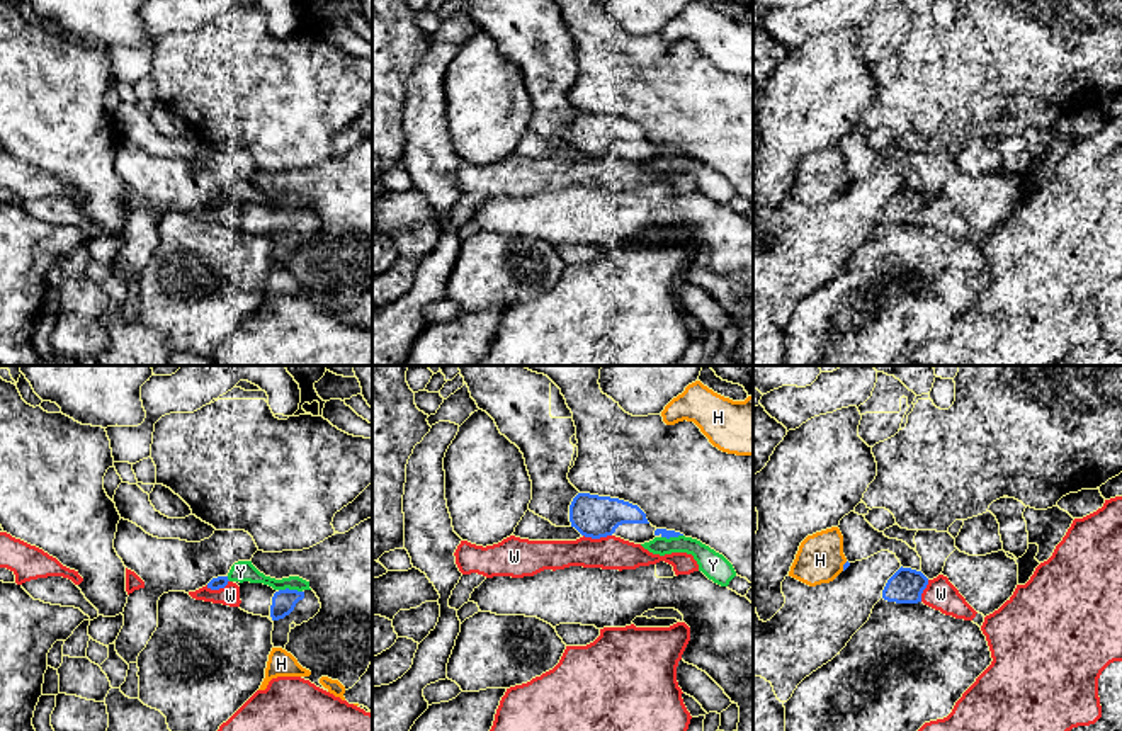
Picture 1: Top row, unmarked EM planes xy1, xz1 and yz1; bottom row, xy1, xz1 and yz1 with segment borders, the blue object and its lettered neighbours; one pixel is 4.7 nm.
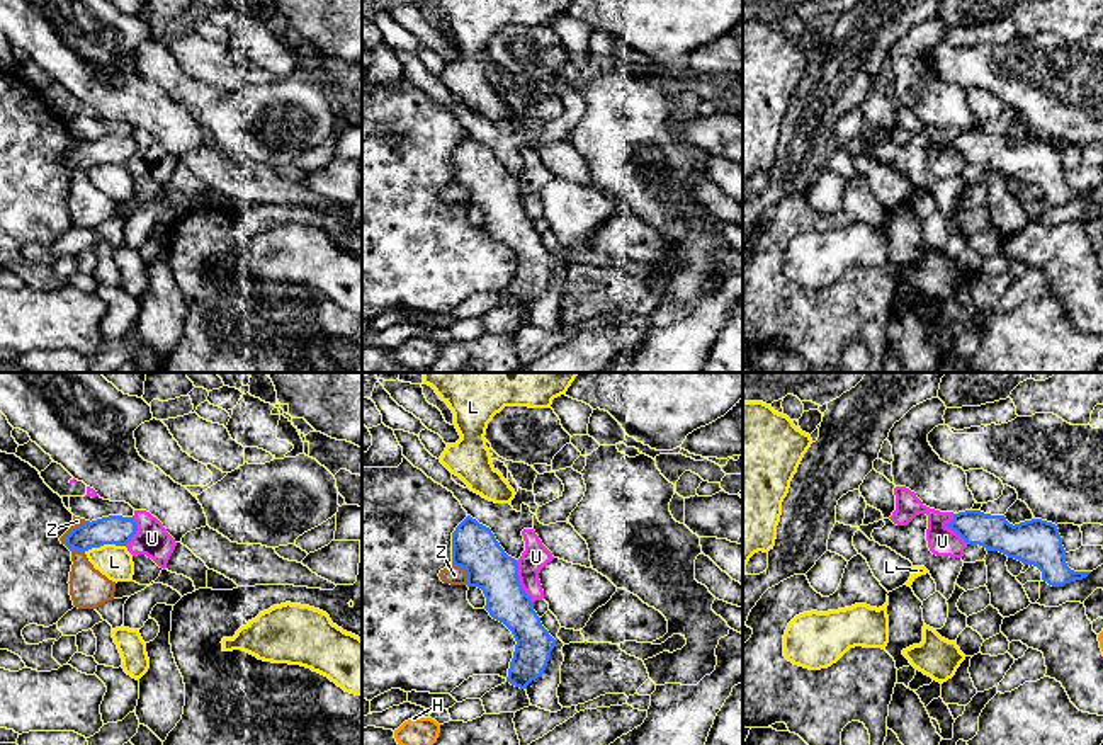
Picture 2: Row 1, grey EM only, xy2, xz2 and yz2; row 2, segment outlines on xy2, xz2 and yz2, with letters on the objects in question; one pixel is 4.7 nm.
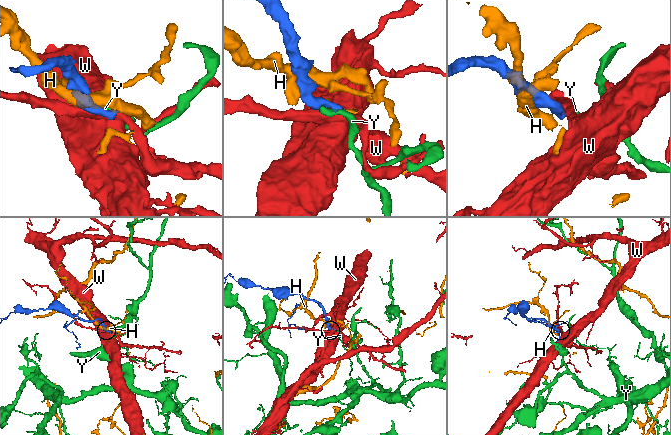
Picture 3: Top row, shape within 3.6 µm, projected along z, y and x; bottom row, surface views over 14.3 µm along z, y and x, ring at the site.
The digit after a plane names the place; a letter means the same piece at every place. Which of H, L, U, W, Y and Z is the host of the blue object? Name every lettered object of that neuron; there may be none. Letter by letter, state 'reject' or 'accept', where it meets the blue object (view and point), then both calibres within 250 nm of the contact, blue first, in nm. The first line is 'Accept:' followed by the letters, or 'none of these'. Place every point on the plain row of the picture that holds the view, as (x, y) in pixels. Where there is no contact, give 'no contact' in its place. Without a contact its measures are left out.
Accept: none of these
H: reject; contact yz1 (844, 186); calibres 20 and 220 nm
L: reject; contact xy2 (104, 162); calibres 140 and 160 nm
U: reject; contact xz2 (519, 201); calibres 220 and 120 nm
W: reject; contact xz1 (597, 157); calibres 200 and 160 nm
Y: reject; contact xy1 (291, 209); calibres 110 and 100 nm
Z: reject; contact xy2 (72, 150); calibres 140 and 50 nm

